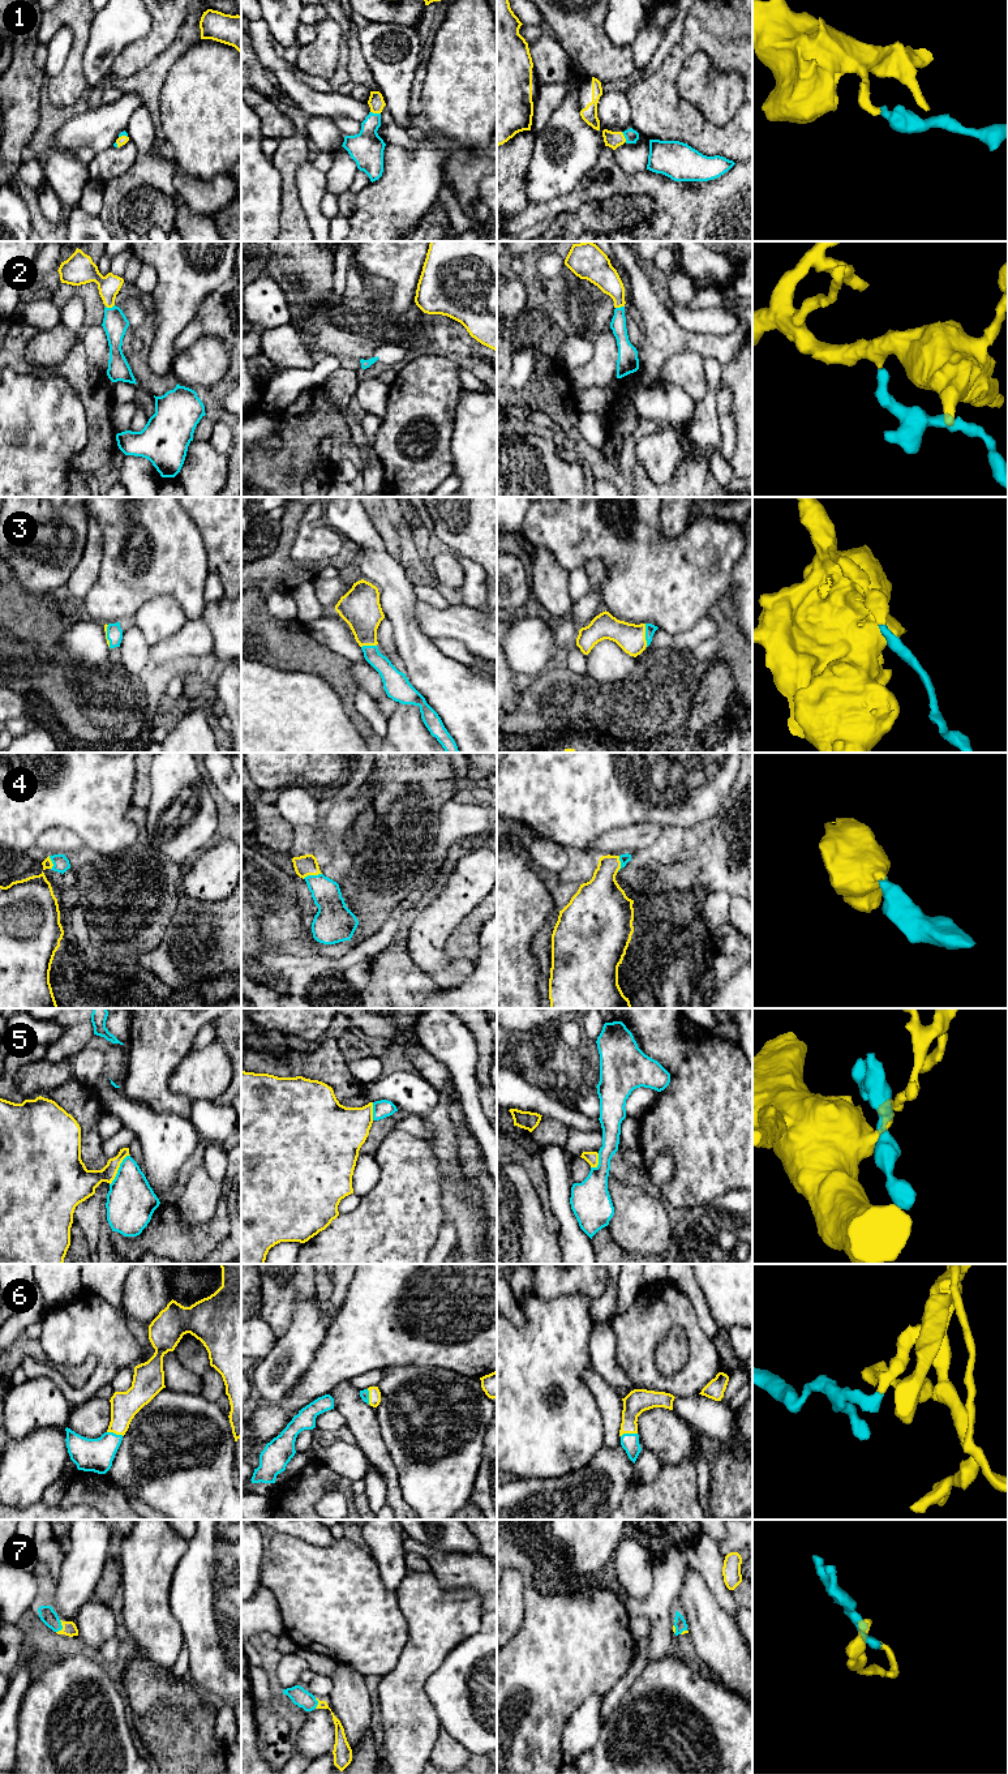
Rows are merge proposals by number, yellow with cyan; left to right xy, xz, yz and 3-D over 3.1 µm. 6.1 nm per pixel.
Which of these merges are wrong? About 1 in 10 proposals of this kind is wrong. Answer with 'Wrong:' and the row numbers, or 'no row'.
Wrong: 5

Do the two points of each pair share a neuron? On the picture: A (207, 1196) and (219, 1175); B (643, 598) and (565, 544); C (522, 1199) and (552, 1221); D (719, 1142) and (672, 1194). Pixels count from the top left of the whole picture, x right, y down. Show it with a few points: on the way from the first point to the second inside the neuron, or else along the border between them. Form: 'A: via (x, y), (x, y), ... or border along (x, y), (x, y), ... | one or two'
A: border along (202, 1166), (213, 1178), (222, 1183) | two
B: via (633, 575), (607, 549), (587, 549) | one
C: border along (533, 1187), (541, 1204), (545, 1225), (556, 1235) | two
D: via (708, 1155), (685, 1181) | one

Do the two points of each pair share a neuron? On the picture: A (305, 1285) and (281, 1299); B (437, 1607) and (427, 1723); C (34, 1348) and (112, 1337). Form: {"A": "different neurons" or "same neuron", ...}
{"A": "same neuron", "B": "same neuron", "C": "different neurons"}

